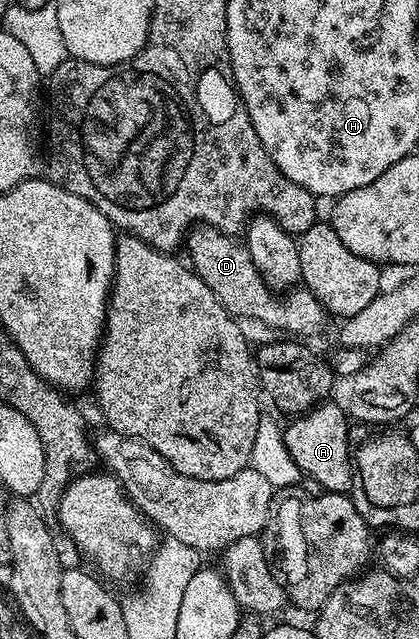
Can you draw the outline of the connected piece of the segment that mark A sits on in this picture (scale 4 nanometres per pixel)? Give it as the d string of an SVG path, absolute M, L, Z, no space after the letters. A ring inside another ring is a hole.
M323 401L284 428L285 444L292 459L305 475L315 477L330 494L348 494L355 482L353 453L349 451L348 414L334 401Z

